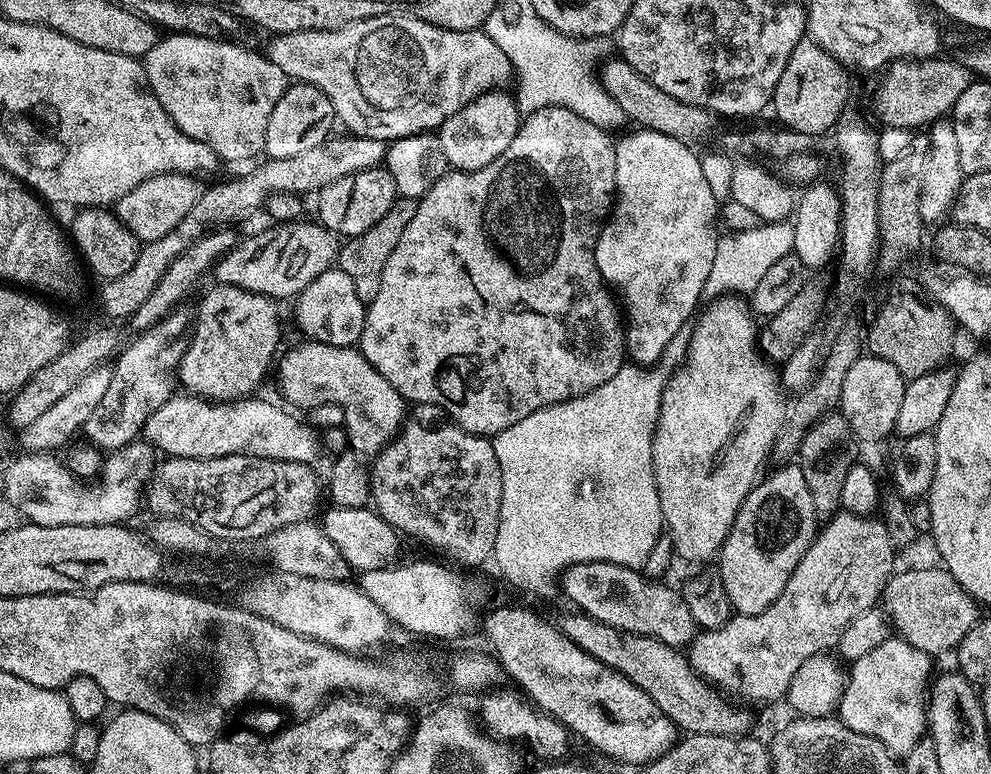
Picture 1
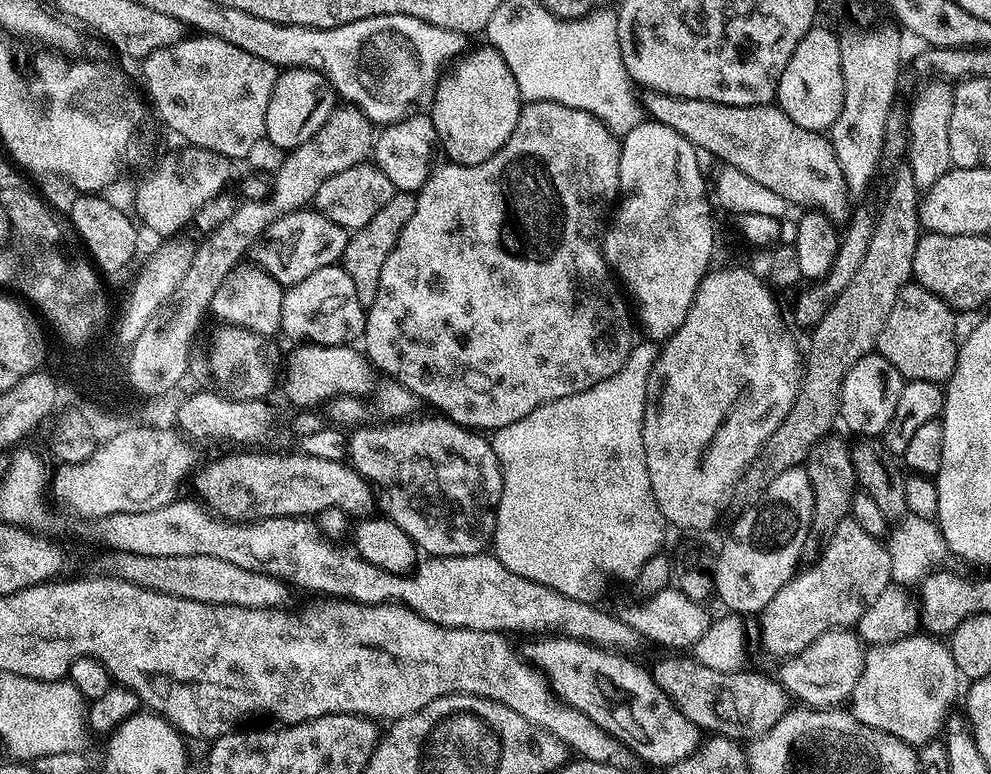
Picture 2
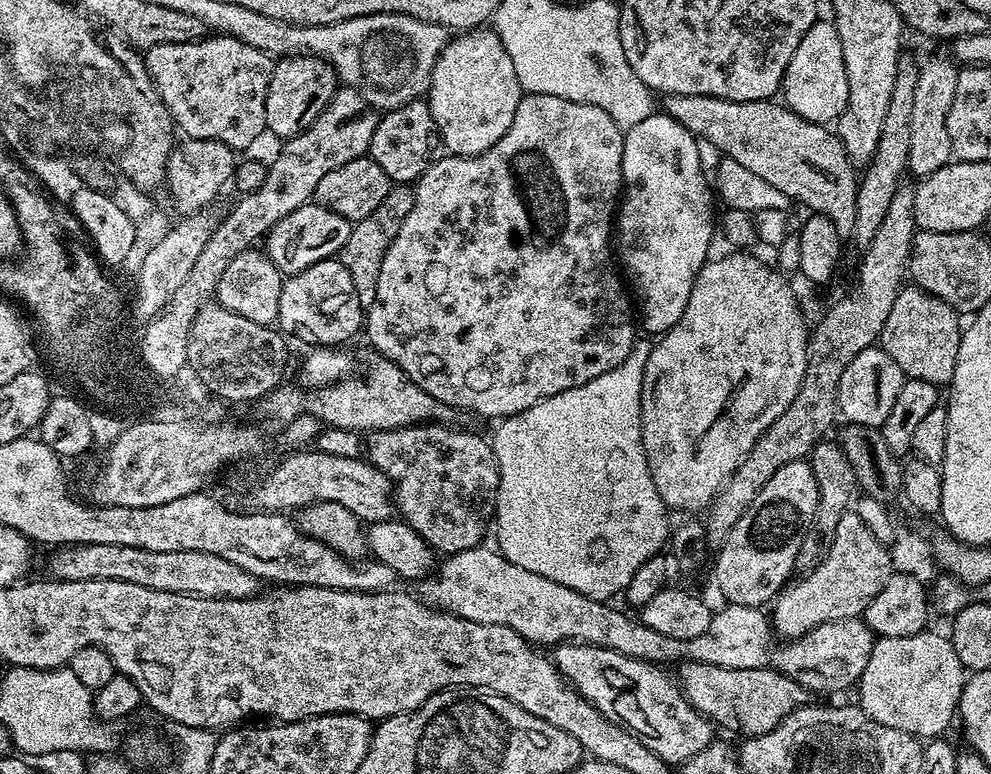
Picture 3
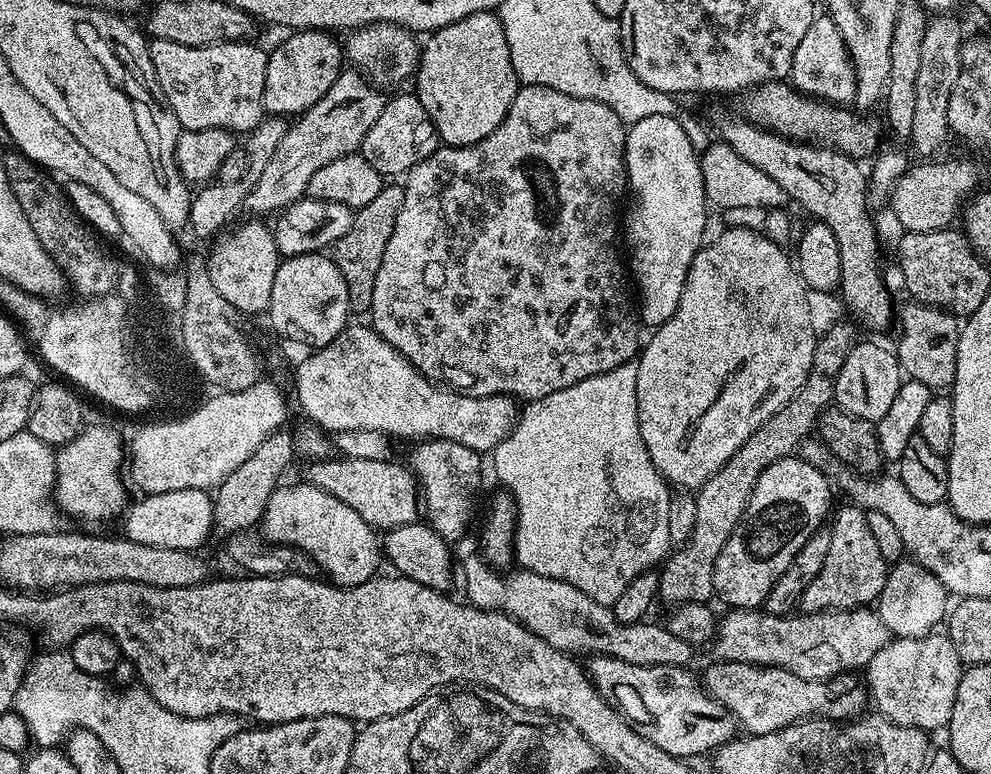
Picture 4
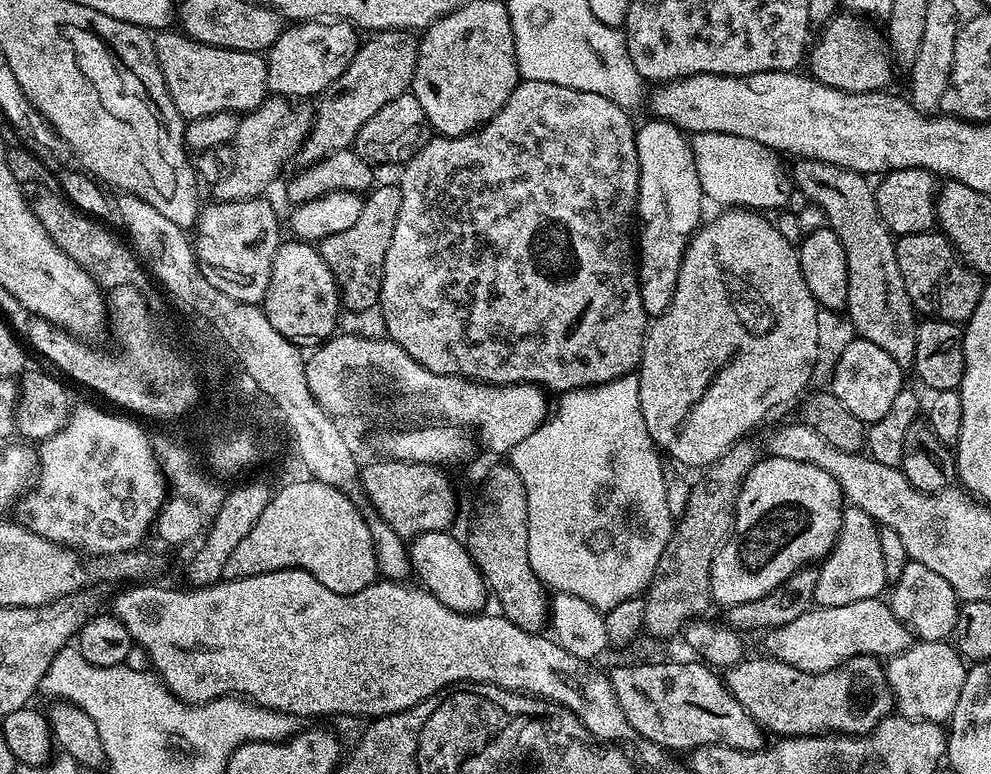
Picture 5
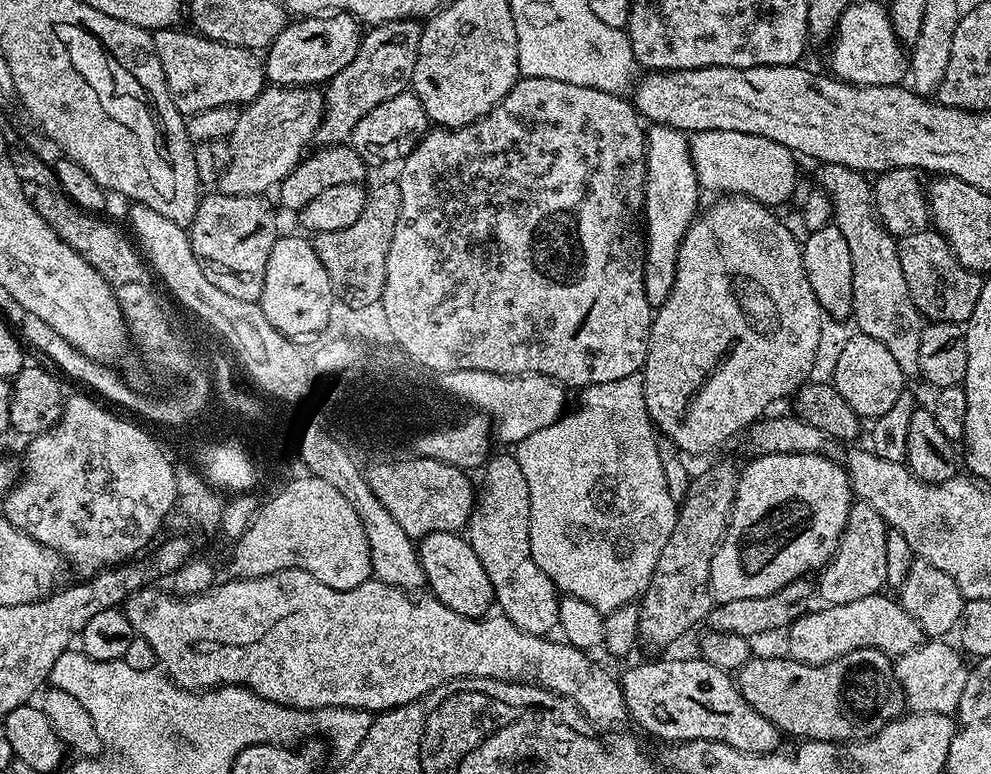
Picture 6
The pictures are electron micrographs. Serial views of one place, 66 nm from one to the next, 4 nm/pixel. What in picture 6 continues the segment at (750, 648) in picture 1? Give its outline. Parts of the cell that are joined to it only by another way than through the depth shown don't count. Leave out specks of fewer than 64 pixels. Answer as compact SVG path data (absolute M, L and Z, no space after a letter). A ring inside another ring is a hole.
M856 500L850 506L850 514L846 518L846 526L840 539L840 545L836 547L832 559L824 565L819 573L819 576L821 576L820 580L818 579L818 596L819 599L824 599L823 603L825 605L846 604L857 601L858 598L865 598L867 595L879 593L887 585L886 538L889 531L888 523L884 521L882 514L878 514L878 510L874 510L874 506L870 506L865 500Z

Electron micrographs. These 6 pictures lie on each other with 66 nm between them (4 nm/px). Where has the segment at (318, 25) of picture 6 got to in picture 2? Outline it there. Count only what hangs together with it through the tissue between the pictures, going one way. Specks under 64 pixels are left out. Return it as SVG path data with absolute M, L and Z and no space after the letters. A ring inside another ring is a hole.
M286 68L277 75L274 94L270 94L270 106L266 106L264 135L267 143L276 148L291 150L310 142L318 130L338 107L338 97L332 84L321 72L313 68Z

